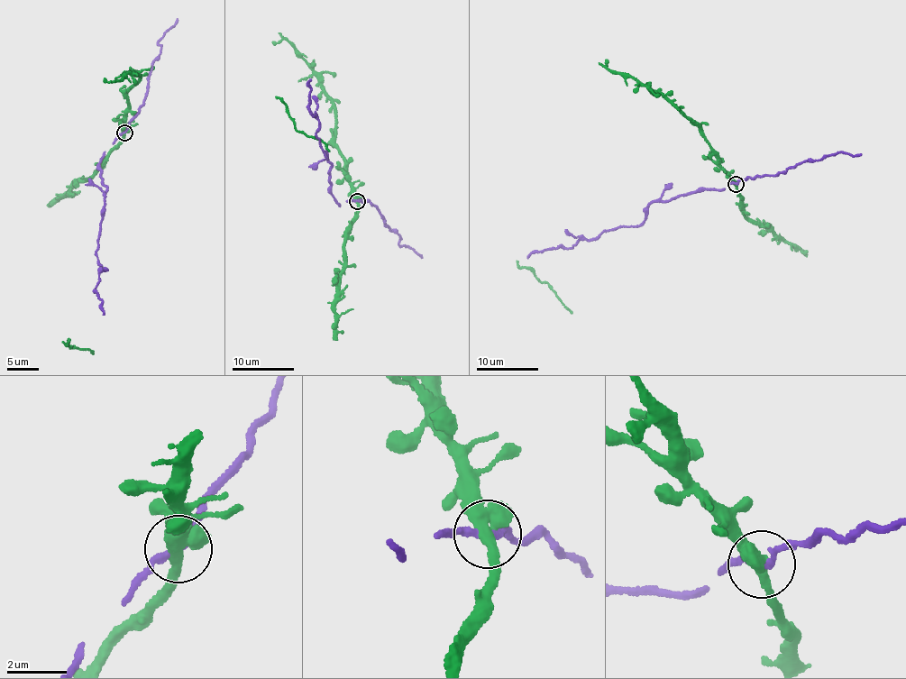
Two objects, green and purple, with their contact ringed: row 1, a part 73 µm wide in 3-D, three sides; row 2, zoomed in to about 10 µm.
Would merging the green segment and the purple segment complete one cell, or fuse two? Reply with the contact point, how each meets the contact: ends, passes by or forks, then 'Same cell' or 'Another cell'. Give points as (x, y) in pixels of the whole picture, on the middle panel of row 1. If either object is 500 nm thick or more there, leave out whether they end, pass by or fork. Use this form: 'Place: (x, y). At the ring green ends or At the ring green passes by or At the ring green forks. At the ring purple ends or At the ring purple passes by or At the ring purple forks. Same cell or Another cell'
Place: (357, 201). At the ring green passes by. At the ring purple passes by. Another cell

